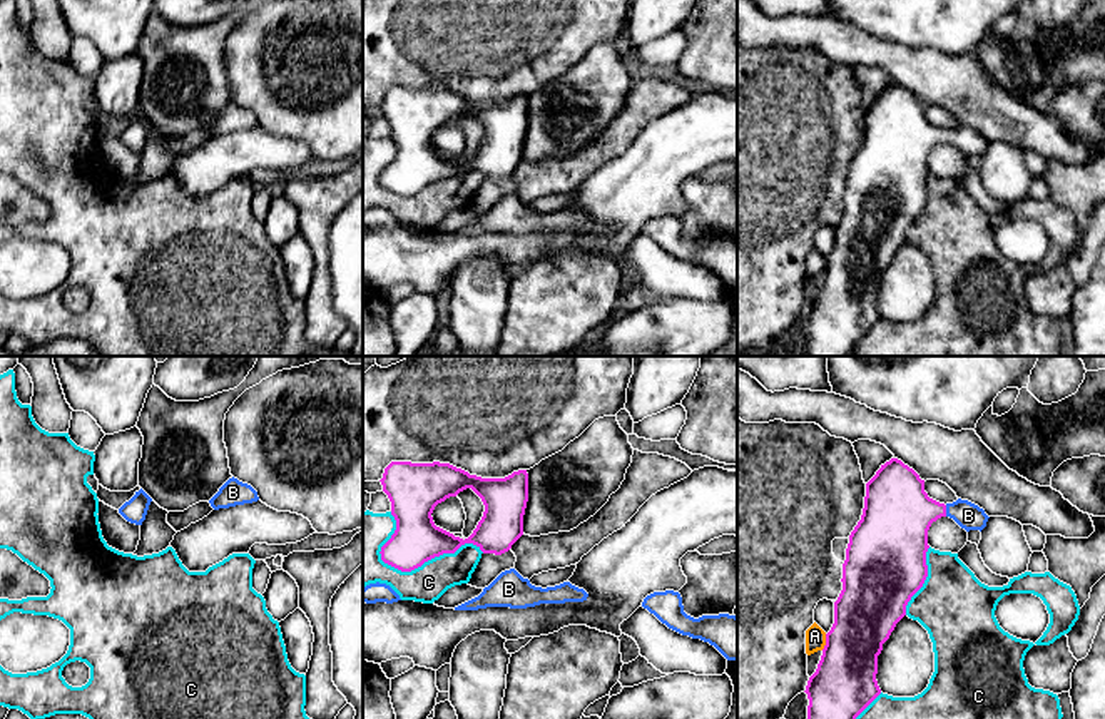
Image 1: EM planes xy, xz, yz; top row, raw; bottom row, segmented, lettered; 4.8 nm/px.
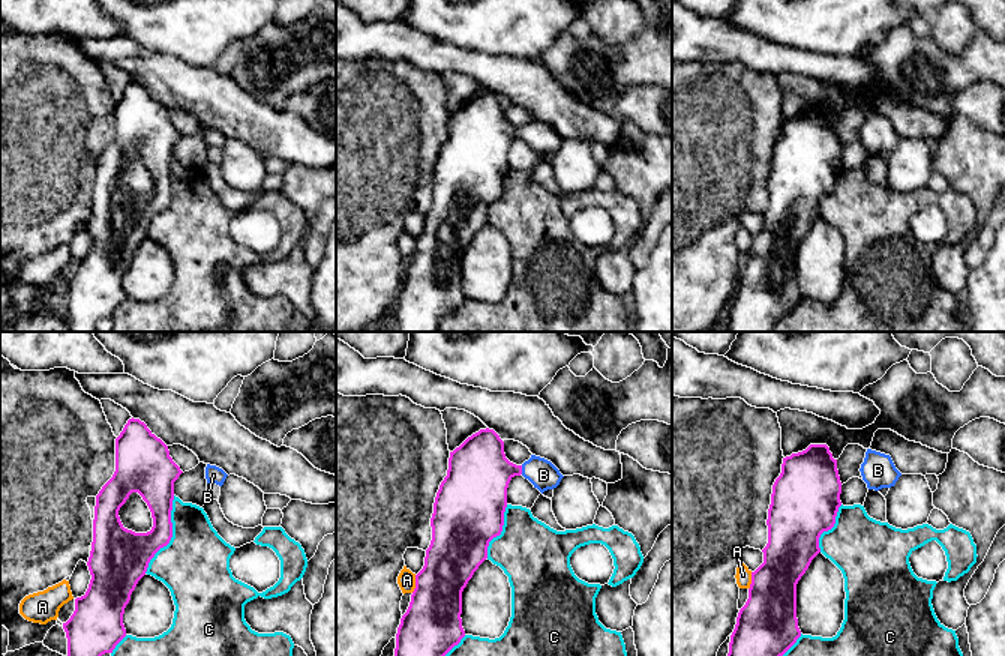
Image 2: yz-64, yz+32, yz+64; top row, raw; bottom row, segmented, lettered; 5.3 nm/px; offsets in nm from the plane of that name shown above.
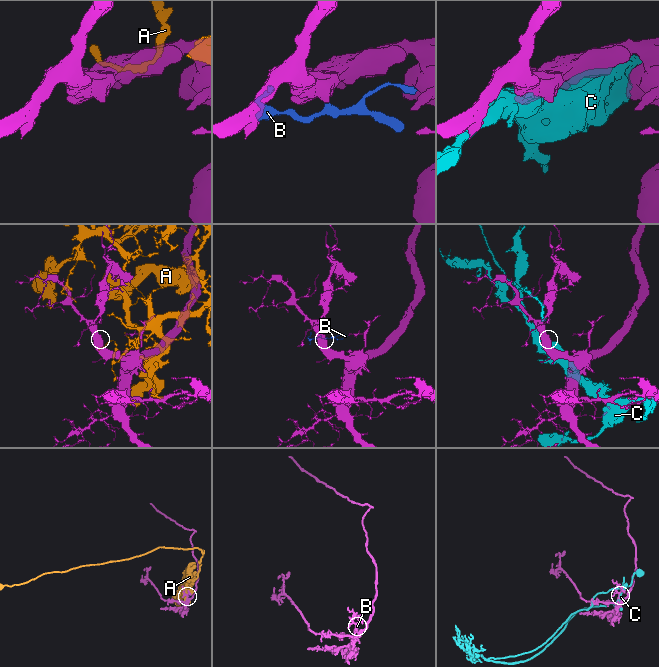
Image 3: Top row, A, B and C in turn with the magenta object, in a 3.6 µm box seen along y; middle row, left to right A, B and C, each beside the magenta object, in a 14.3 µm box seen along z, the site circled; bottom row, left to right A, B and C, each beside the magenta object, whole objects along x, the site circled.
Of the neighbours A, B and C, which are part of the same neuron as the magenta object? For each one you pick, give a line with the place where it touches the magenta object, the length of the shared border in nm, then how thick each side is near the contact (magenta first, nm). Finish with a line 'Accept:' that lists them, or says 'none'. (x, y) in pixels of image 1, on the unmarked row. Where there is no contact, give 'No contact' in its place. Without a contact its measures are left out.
B: Touches magenta at yz (945, 136). Shared border 60 nm. Thickness 320 nm (magenta) against 130 nm
Accept: B

